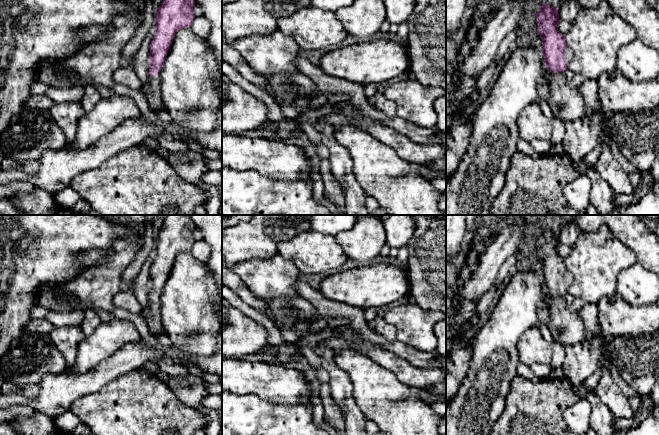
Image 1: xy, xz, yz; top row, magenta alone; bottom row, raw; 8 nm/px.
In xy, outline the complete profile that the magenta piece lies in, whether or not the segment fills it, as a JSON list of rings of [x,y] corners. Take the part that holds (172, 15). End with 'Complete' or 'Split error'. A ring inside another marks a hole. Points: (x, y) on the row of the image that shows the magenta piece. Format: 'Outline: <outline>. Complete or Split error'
Outline: [[[163,0],[157,8],[156,33],[150,44],[149,82],[145,97],[150,111],[165,109],[159,77],[176,33],[191,26],[194,0]]]. Split error

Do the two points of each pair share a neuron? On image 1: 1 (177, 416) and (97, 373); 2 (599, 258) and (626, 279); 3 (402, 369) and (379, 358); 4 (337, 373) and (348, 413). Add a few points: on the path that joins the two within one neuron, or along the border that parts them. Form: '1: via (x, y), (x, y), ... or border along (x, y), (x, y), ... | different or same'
1: border along (133, 370), (107, 382), (92, 394) | different
2: border along (636, 261), (623, 268), (618, 274), (616, 292) | different
3: via (396, 365), (385, 358) | same
4: via (339, 383), (343, 399), (346, 403) | same

